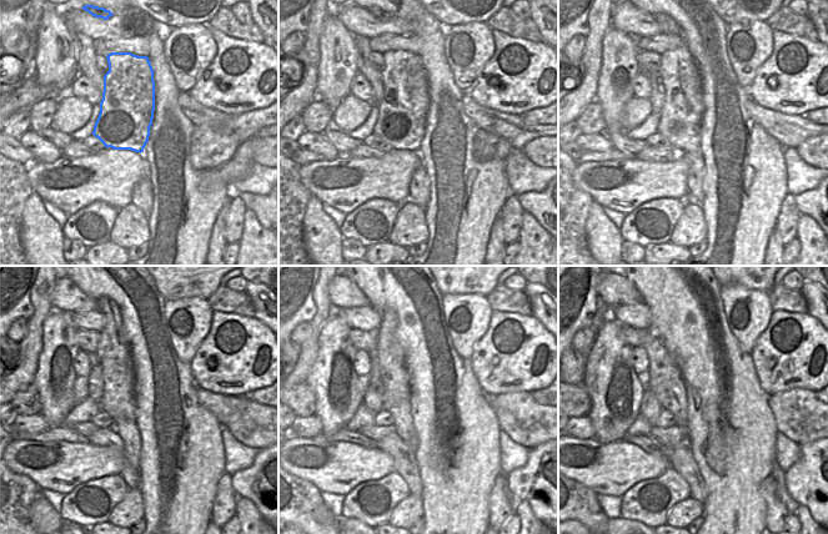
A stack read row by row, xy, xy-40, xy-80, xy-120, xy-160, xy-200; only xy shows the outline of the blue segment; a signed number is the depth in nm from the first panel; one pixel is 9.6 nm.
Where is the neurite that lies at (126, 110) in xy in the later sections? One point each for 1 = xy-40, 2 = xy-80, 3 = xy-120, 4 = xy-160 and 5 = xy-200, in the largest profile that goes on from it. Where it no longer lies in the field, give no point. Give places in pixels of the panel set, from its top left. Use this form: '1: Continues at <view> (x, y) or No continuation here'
1: Continues at xy-40 (404, 107)
2: Continues at xy-80 (681, 116)
3: Continues at xy-120 (118, 401)
4: Continues at xy-160 (391, 354)
5: Continues at xy-200 (663, 393)

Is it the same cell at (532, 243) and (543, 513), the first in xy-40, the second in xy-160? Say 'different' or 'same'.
different

